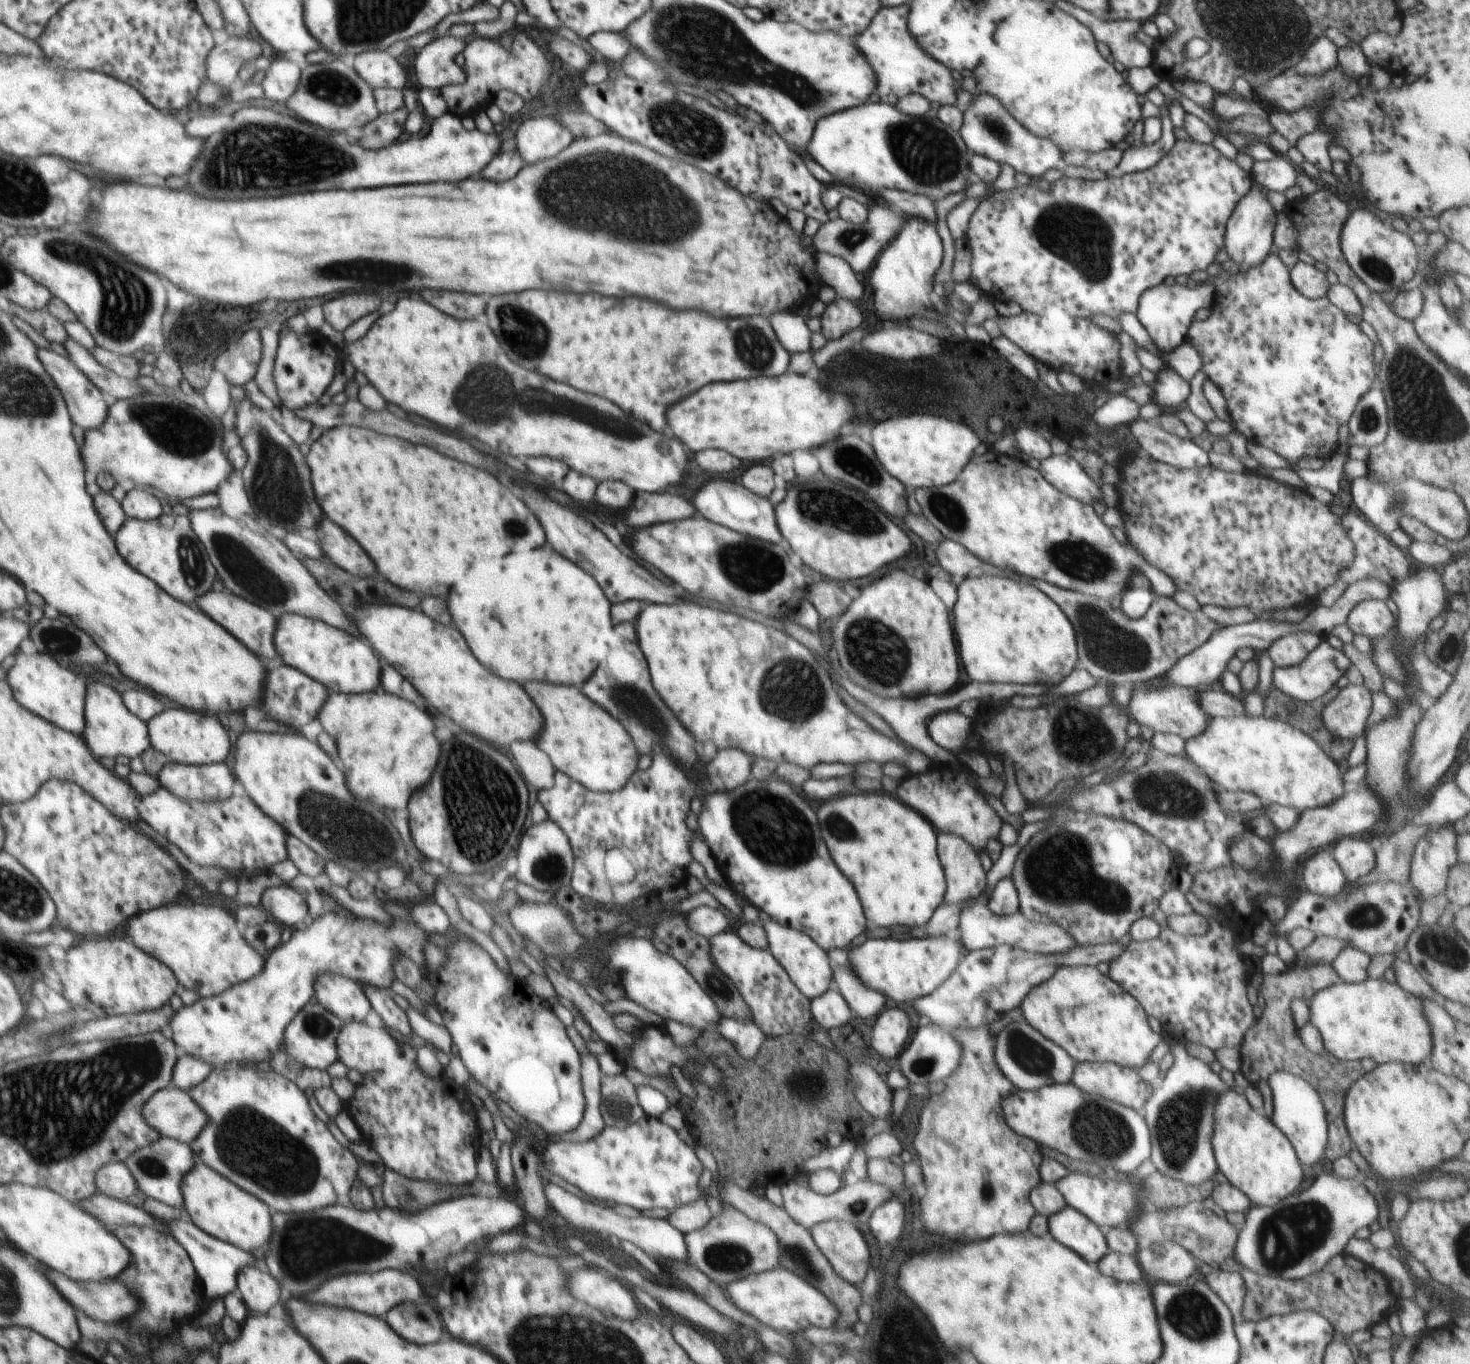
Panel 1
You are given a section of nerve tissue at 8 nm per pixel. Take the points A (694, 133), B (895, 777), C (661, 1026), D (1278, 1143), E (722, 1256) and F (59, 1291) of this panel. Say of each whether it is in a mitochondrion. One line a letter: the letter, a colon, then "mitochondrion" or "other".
A: mitochondrion
B: other
C: other
D: other
E: mitochondrion
F: other

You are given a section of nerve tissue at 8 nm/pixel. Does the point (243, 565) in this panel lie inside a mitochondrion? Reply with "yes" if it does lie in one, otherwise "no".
yes

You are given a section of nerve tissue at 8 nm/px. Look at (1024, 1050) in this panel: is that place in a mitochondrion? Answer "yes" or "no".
yes

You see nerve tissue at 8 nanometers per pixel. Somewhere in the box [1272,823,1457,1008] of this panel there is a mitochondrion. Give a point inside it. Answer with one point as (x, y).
(1363, 916)

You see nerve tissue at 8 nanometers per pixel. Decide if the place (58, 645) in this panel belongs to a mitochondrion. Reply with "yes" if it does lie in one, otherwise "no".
yes

